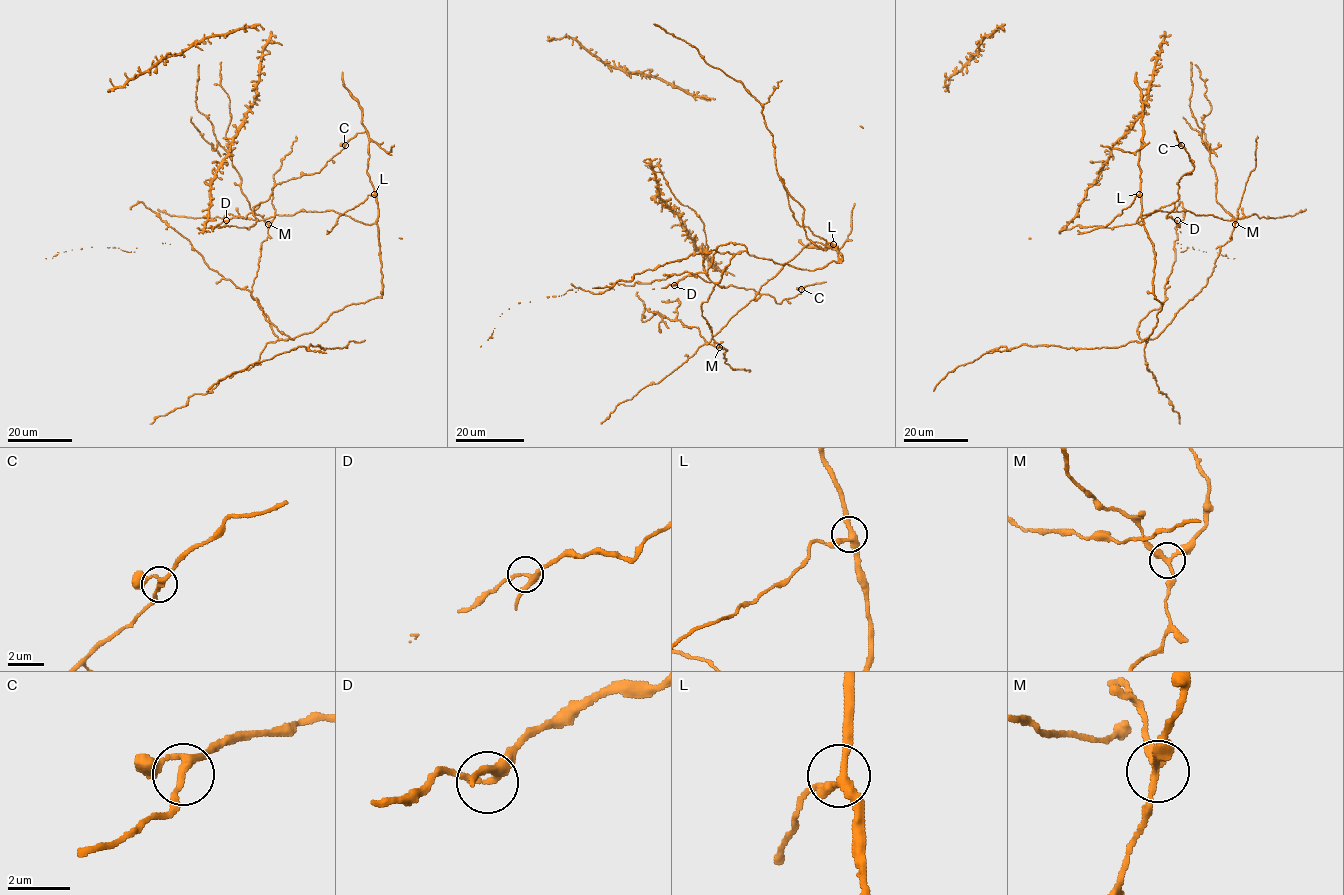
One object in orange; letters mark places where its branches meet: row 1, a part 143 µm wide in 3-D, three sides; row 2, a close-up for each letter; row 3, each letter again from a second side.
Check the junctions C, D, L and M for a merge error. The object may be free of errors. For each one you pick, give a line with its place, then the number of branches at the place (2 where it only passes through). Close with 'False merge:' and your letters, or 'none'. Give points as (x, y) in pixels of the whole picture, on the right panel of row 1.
M: (1235, 224) | 3
False merge: M

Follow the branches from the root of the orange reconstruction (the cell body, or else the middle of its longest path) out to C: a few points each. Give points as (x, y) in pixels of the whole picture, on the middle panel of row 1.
C: (678, 281), (697, 274), (720, 287), (735, 286), (767, 293), (777, 303), (794, 298), (802, 289)

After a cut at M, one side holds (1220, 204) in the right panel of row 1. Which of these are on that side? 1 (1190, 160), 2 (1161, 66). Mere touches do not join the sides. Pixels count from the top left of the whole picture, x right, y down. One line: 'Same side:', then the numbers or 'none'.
Same side: none

